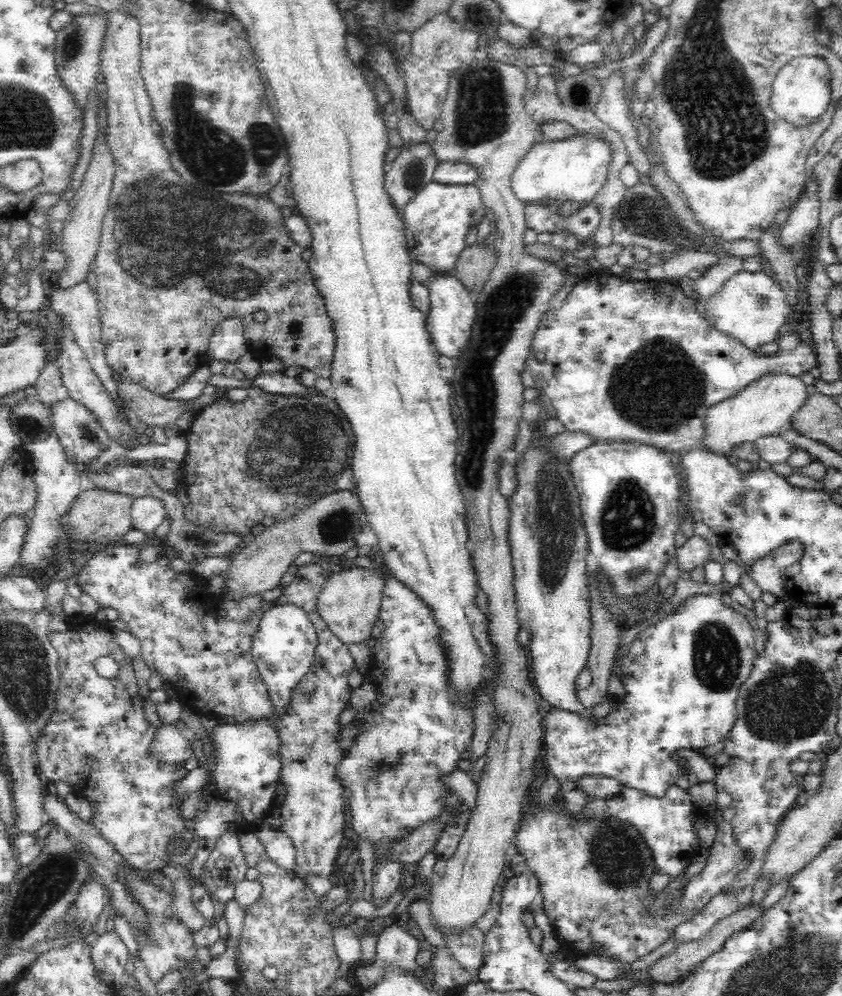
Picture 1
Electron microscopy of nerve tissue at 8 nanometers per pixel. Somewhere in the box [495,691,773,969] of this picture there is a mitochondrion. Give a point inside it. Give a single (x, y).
(618, 856)

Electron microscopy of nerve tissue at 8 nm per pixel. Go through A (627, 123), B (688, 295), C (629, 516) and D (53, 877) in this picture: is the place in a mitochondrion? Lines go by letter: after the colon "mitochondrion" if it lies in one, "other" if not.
A: other
B: other
C: mitochondrion
D: mitochondrion

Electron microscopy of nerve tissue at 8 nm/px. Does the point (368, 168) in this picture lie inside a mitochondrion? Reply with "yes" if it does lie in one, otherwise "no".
no

